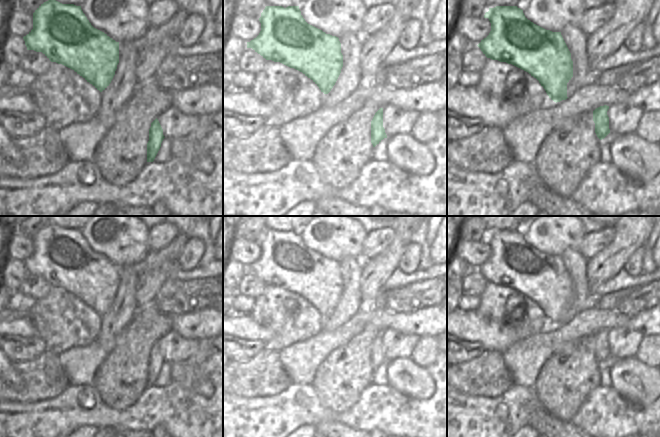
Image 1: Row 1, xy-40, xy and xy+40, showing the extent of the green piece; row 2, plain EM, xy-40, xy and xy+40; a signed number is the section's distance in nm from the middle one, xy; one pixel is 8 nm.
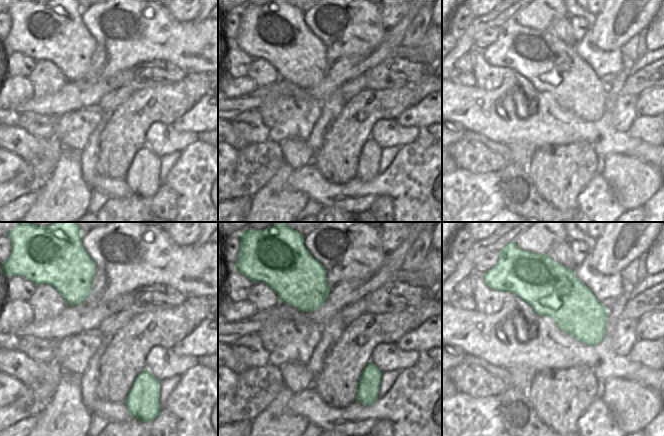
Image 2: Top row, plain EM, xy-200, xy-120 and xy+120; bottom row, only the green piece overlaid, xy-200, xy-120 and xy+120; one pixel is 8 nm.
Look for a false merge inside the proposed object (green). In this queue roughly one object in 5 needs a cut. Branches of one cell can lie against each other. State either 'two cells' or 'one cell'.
one cell

